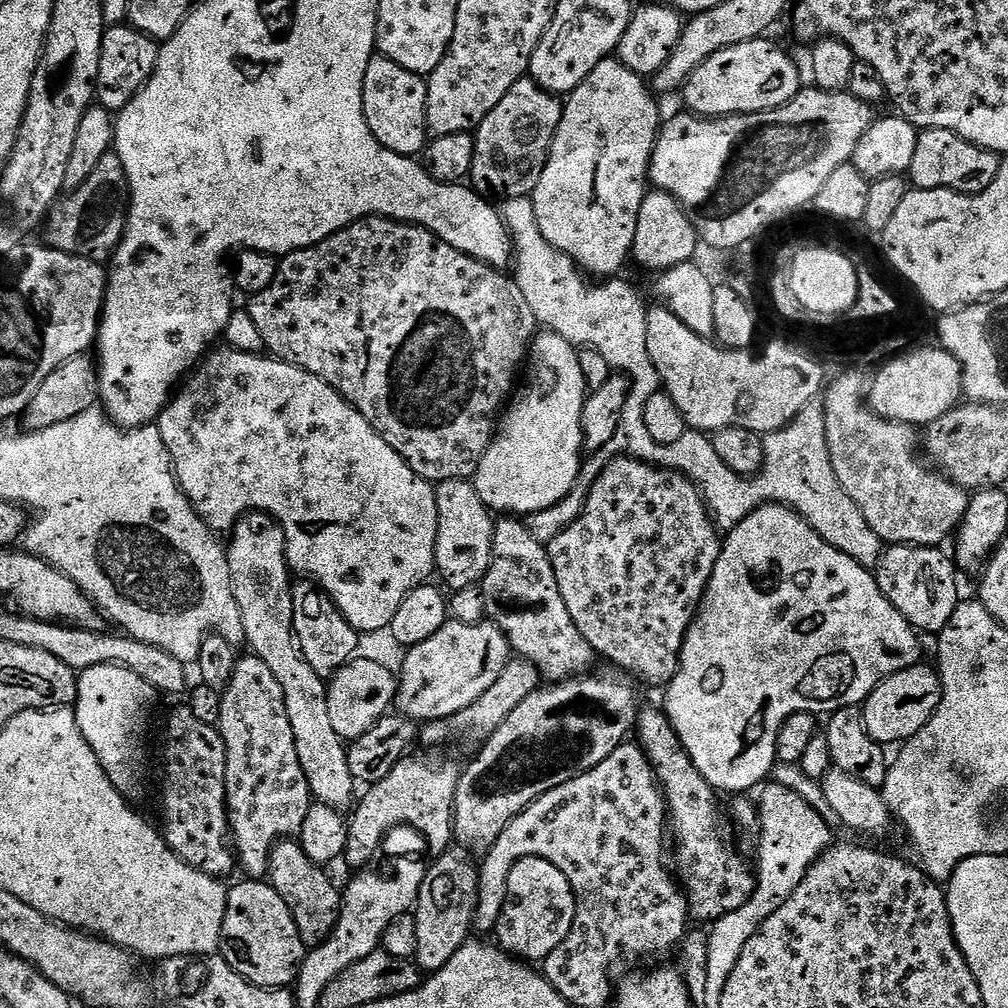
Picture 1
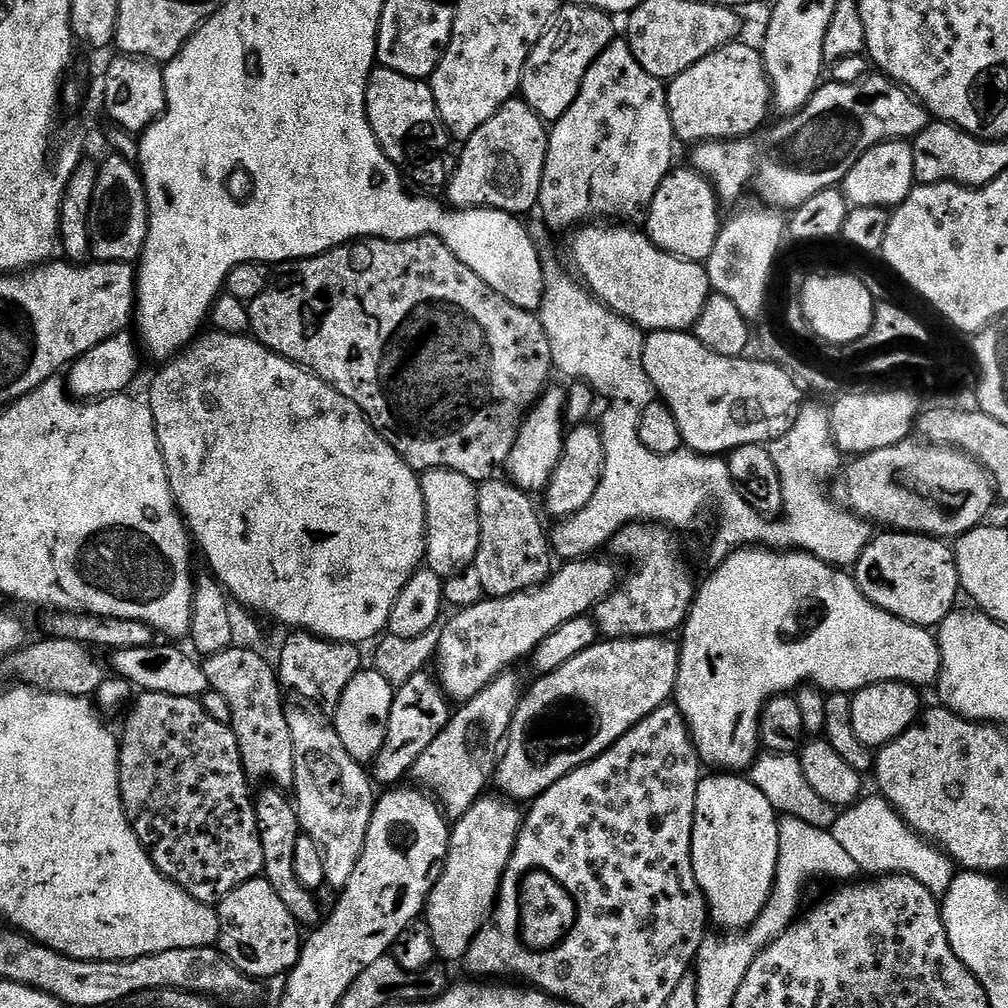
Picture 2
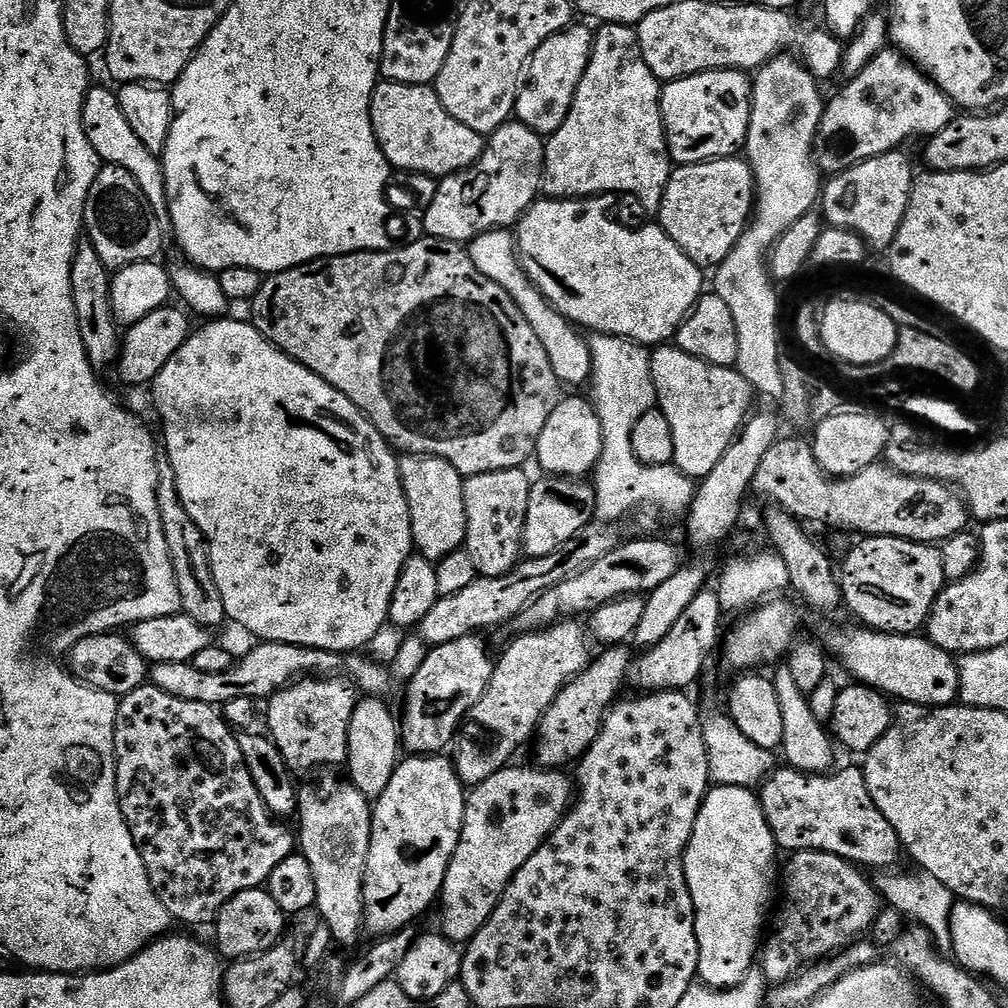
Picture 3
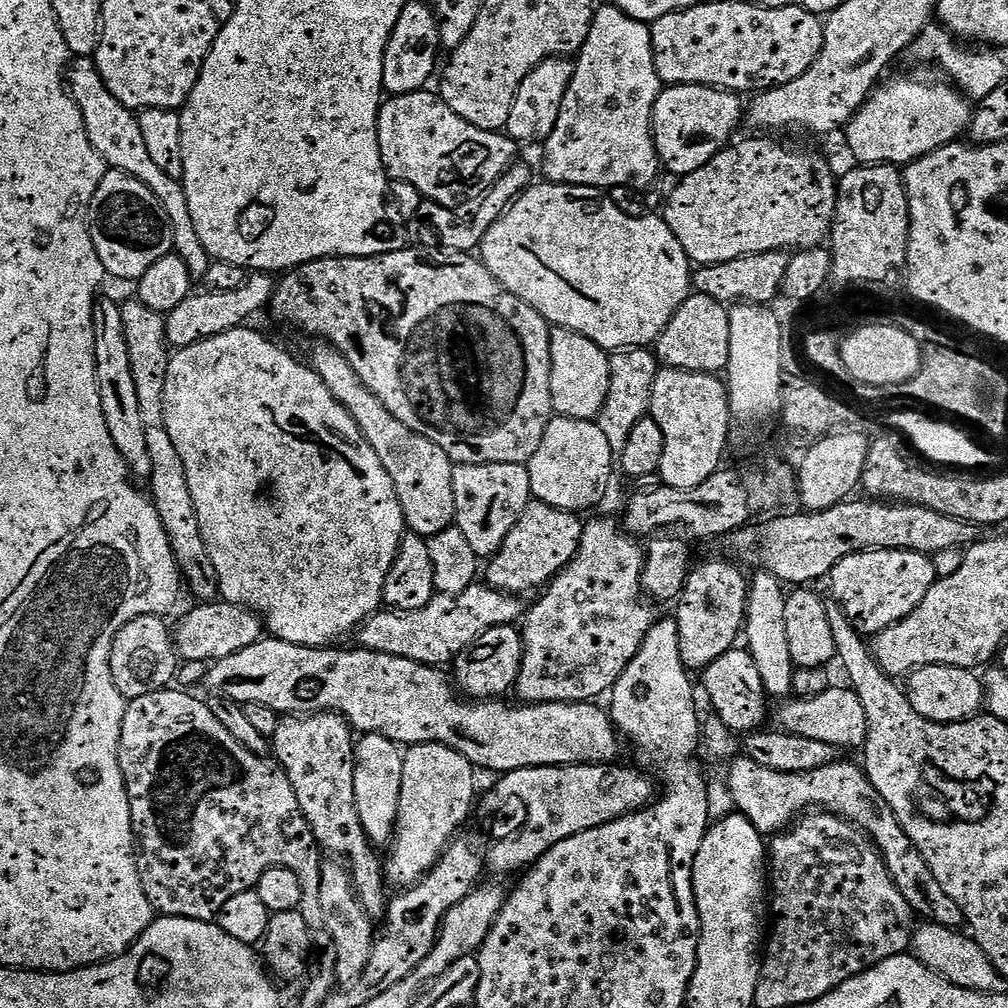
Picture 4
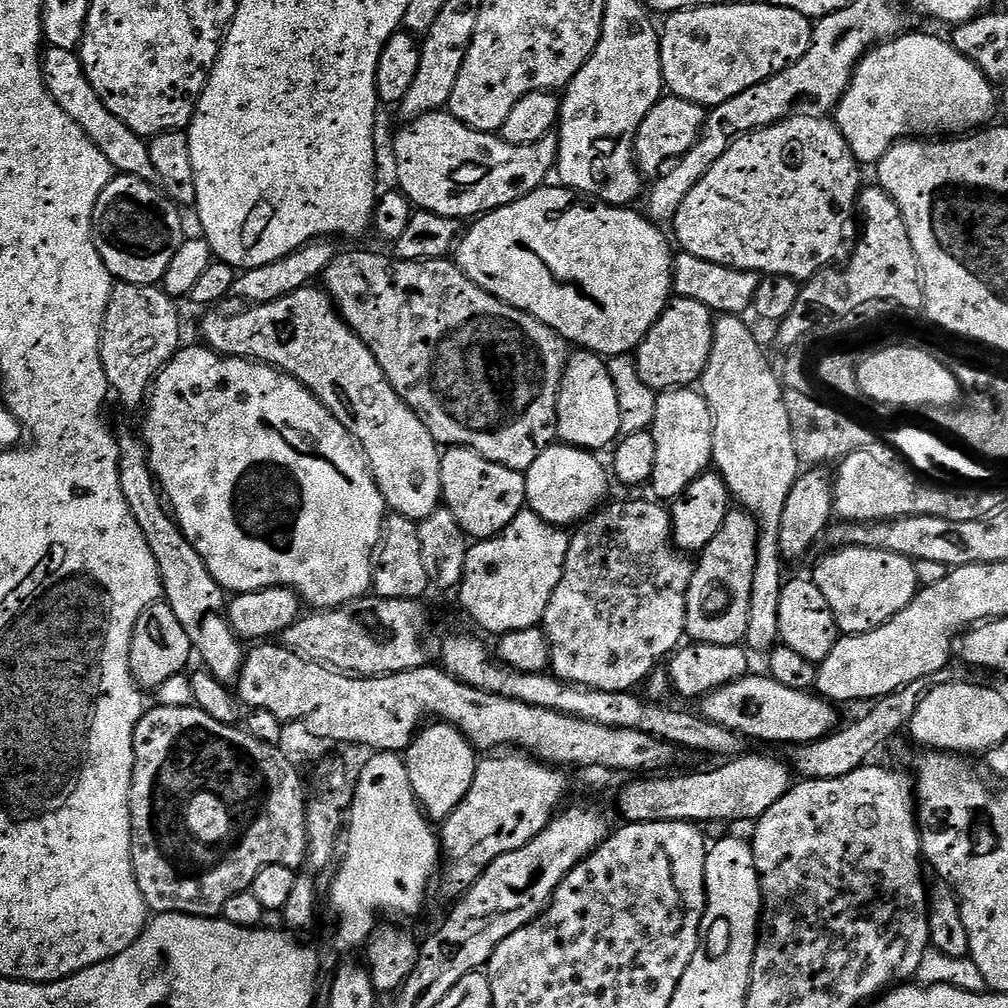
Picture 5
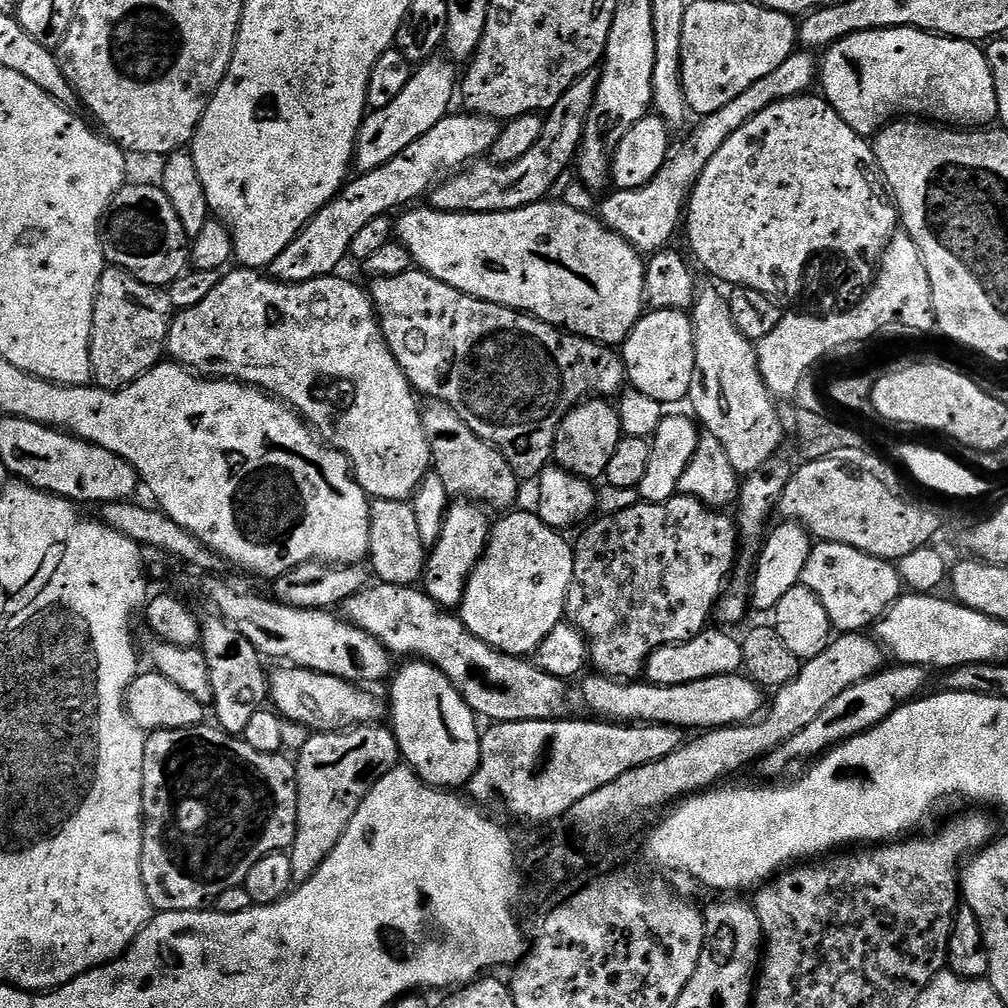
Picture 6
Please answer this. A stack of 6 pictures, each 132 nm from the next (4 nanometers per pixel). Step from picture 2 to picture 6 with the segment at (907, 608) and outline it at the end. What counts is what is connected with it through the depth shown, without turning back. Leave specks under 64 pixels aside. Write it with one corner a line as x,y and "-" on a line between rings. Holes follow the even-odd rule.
817,543
810,558
806,558
806,570
802,570
800,583
818,594
818,602
826,606
833,629
840,634
871,629
902,595
900,570
893,561
874,558
845,544

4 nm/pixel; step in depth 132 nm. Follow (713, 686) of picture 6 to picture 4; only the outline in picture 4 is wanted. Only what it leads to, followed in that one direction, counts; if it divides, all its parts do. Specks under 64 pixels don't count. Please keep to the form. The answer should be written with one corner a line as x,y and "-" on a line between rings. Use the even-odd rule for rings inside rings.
829,686
817,696
792,698
780,708
779,727
790,734
798,734
802,738
814,738
814,742
826,742
830,746
847,750
847,748
863,749
866,742
866,710
862,710
862,702
851,687
836,688

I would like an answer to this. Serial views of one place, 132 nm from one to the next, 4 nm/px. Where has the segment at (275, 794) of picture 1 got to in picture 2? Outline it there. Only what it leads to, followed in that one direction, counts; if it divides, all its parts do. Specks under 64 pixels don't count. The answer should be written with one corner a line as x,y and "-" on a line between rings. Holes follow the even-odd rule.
231,647
216,655
205,657
201,668
213,691
222,694
226,702
230,702
230,714
232,715
230,727
236,736
242,766
249,781
264,780
260,782
271,782
281,790
291,789
294,782
294,742
288,725
288,712
286,707
284,708
283,694
285,693
275,667
258,656
256,652

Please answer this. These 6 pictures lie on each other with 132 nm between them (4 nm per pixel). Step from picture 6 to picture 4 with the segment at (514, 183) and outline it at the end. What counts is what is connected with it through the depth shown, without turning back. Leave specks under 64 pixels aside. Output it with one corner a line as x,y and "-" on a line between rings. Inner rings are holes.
435,91
411,92
401,96
388,96
381,103
378,114
378,146
382,154
384,168
392,180
410,182
424,200
432,200
443,208
459,209
459,204
471,205
479,201
502,178
507,168
511,168
517,159
518,145
507,135
490,130
478,130
470,126
466,118
458,118
450,106

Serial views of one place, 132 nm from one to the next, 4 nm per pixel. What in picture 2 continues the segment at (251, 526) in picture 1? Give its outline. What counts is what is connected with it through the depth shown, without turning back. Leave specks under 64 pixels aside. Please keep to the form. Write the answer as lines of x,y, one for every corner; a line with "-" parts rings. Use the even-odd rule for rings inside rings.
288,712
288,725
290,726
290,734
294,742
294,782
292,788
294,795
294,803
296,806
296,813
300,819
300,831
303,835
310,837
318,846
318,850
322,854
322,866
326,870
325,885
330,889
342,890
350,882
350,874
354,874
354,866
358,866
358,858
362,858
362,850
366,846
366,830
370,826
370,818
372,811
376,805
378,796
377,793
372,793
374,789
373,781
370,779
369,773
366,771
365,765
360,764
354,758
350,758
350,754
346,754
346,746
342,746
342,738
338,738
335,727
328,726
328,728
320,728
320,720
316,716
307,716
304,712

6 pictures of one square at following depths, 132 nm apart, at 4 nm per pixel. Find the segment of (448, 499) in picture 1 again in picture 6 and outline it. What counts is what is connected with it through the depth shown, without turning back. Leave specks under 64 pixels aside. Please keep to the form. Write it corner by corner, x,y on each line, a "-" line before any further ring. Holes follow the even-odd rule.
237,267
235,271
225,271
221,275
218,286
214,286
214,290
210,290
209,296
202,302
198,302
198,306
185,312
177,311
175,313
173,322
168,327
167,355
175,363
184,365
185,368
201,377
227,378
242,384
251,384
275,396
277,400
283,400
288,407
295,408
301,417
319,433
323,443
337,448
348,459
349,464
352,465
352,475
356,477
364,493
372,500
411,501
412,495
416,493
418,486
432,468
432,446
426,438
421,405
416,405
417,393
414,391
412,383
406,378
402,366
398,366
398,362
386,342
384,331
380,329
380,322
376,318
376,310
372,307
371,295
365,289
363,292
358,285
343,280
340,274
323,276
301,284
282,284
280,281
271,279
250,268

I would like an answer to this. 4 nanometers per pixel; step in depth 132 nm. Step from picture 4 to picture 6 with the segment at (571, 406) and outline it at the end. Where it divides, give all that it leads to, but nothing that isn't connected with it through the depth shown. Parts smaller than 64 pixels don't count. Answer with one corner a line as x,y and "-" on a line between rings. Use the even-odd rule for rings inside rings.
588,398
576,405
568,417
558,426
556,431
556,447
554,460
559,467
573,472
575,476
598,478
604,476
606,466
610,466
610,458
614,455
614,446
618,446
621,438
620,413
612,408
607,399

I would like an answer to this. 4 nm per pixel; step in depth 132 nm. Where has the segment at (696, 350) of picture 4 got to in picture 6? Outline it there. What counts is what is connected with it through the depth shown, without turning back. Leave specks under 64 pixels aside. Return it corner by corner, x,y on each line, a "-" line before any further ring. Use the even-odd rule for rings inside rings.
648,310
630,330
622,345
627,379
637,392
671,406
687,401
690,382
694,382
694,326
684,310

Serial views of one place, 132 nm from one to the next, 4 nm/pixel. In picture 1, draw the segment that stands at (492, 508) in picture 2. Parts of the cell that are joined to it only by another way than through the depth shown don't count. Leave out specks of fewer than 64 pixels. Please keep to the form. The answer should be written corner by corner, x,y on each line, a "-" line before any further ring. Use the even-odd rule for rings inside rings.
500,518
495,526
490,570
482,581
485,617
502,630
513,653
529,660
545,681
559,682
591,673
592,663
598,660
596,651
582,638
570,610
566,610
566,602
562,602
547,547
534,538
523,519

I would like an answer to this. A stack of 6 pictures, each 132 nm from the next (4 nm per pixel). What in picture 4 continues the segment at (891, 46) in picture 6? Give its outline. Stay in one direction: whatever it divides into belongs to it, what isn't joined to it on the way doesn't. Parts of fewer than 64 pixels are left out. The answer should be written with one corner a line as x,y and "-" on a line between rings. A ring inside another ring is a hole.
908,76
881,83
848,123
846,135
856,159
853,161
860,166
907,166
947,144
957,143
963,137
960,135
969,131
974,108
963,92
948,84
923,84

